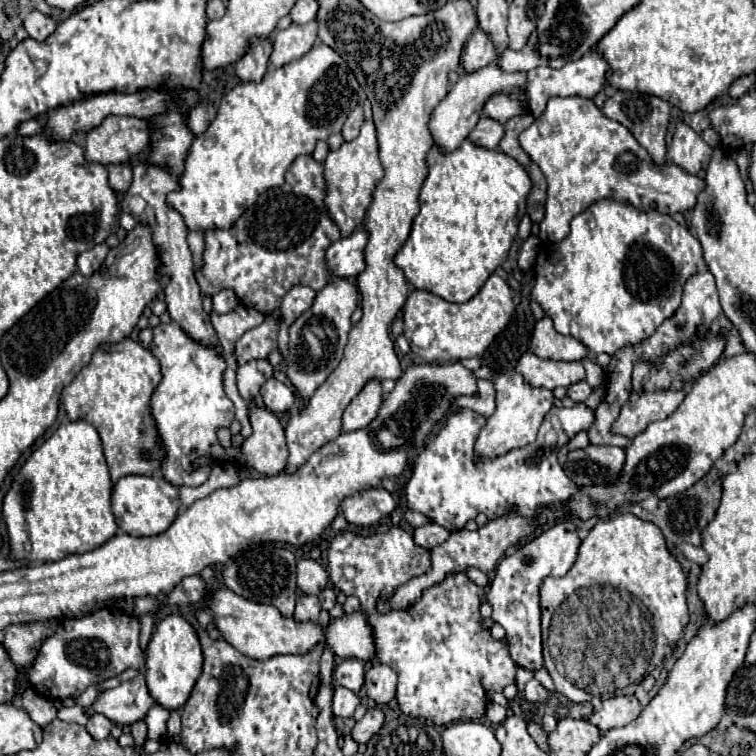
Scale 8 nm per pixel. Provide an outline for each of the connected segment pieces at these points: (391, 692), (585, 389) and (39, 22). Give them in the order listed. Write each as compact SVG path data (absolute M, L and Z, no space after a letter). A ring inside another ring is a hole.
M373 663L371 669L365 673L365 689L375 703L389 703L395 697L397 673L389 665Z
M577 381L569 387L569 397L575 399L575 403L585 401L589 395L591 395L591 387L587 385L587 381Z
M33 11L33 13L29 13L29 15L25 17L23 27L27 29L27 33L29 33L31 39L35 39L35 41L45 41L45 39L57 29L57 23L55 23L51 17L47 17L47 15L39 13L39 11Z

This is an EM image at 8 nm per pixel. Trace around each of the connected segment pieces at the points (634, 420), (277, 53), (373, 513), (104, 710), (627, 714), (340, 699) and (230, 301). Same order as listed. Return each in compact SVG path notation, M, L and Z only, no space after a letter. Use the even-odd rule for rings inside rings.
M665 389L631 397L629 403L621 407L621 413L613 423L613 433L633 439L639 433L643 433L649 423L667 419L681 405L683 399L685 399L685 389L681 391Z
M317 21L305 25L289 25L277 31L273 37L273 53L269 59L271 67L283 67L285 63L303 57L317 41Z
M367 489L353 497L347 497L341 503L341 511L345 519L357 527L367 527L377 523L383 517L387 517L393 509L395 509L395 501L391 493L385 489Z
M139 673L135 679L103 691L93 701L93 705L87 707L85 713L87 715L101 713L117 725L131 725L135 721L145 719L147 711L153 705L155 705L155 701L147 691L143 675Z
M617 695L607 701L603 701L603 707L597 709L589 721L601 729L601 733L613 729L613 727L623 727L631 721L635 721L641 713L641 705L635 695Z
M335 687L333 693L333 715L335 717L353 717L355 707L359 705L359 697L345 689L345 687Z
M221 291L217 295L213 295L213 311L219 315L225 315L229 311L233 311L237 307L237 295L233 295L233 291Z

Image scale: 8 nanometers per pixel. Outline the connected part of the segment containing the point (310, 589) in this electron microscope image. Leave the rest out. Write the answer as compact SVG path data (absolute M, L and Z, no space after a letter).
M301 559L297 563L297 587L305 595L319 595L327 587L327 571L313 559Z

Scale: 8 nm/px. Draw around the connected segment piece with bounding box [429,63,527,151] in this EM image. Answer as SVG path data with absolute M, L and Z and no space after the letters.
M495 63L483 67L481 71L473 71L471 75L461 77L457 81L457 85L451 87L449 95L431 113L429 131L431 131L435 145L441 147L441 151L455 151L467 139L467 135L473 131L473 127L477 125L479 113L481 113L481 107L485 105L485 101L495 93L515 93L517 89L519 91L527 89L527 75L521 71L505 73Z

